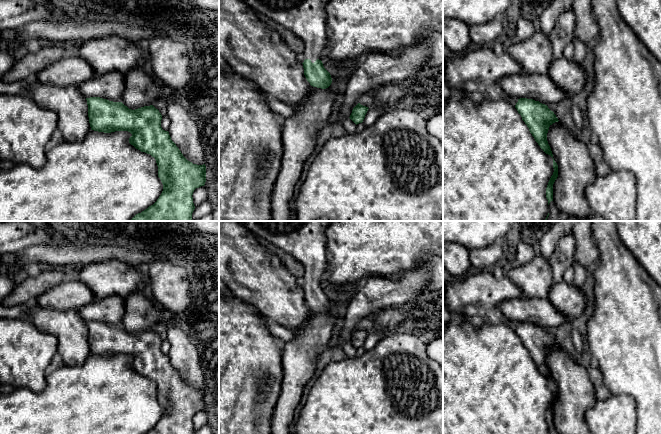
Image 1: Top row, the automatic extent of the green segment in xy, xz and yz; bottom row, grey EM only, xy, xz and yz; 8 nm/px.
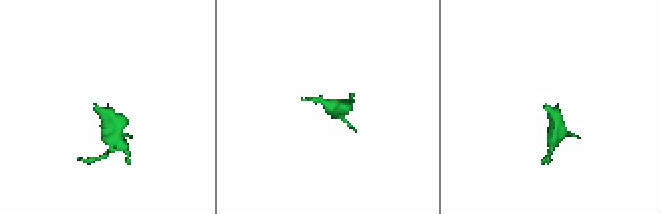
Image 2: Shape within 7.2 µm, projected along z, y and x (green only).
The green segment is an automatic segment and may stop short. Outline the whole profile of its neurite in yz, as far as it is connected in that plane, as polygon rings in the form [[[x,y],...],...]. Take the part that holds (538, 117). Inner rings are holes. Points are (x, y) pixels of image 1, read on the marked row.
[[[527,98],[518,99],[515,108],[540,148],[553,158],[547,141],[547,133],[549,127],[559,121],[554,112],[547,105]]]

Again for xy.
[[[90,97],[86,100],[91,130],[104,133],[128,131],[132,134],[129,143],[156,160],[163,191],[153,205],[136,214],[130,221],[192,221],[195,209],[192,195],[196,188],[205,185],[206,166],[193,164],[183,156],[171,140],[169,132],[162,129],[162,115],[159,110],[153,105],[132,110],[122,102],[113,102],[100,97]]]

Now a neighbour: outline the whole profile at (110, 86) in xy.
[[[118,71],[96,74],[79,86],[79,90],[85,98],[100,97],[113,102],[121,102],[124,89],[125,77]]]

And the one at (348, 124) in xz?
[[[345,118],[341,123],[348,134],[356,133],[356,124],[350,118]]]

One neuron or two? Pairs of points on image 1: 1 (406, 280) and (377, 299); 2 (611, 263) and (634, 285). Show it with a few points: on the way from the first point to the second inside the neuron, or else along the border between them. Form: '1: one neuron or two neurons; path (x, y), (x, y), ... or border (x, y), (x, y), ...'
1: one neuron; path (399, 287), (393, 293), (384, 293)
2: one neuron; path (617, 269), (628, 280)

